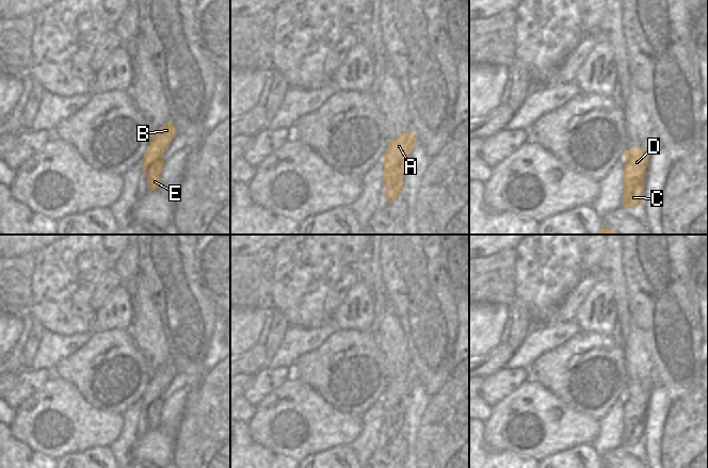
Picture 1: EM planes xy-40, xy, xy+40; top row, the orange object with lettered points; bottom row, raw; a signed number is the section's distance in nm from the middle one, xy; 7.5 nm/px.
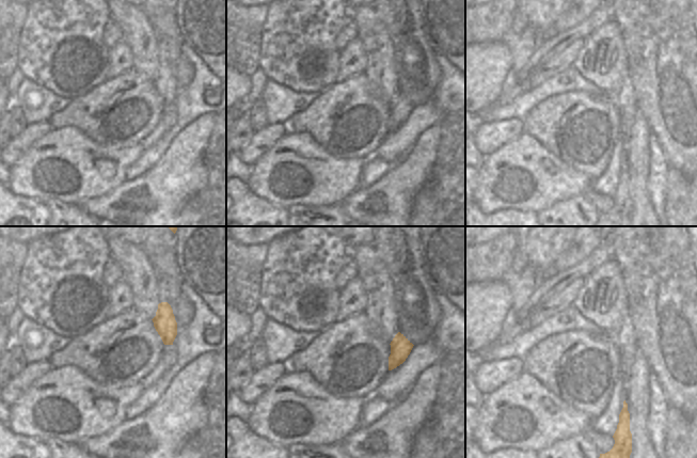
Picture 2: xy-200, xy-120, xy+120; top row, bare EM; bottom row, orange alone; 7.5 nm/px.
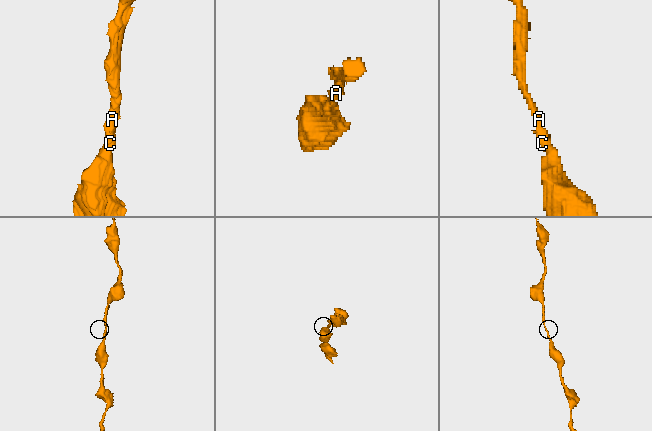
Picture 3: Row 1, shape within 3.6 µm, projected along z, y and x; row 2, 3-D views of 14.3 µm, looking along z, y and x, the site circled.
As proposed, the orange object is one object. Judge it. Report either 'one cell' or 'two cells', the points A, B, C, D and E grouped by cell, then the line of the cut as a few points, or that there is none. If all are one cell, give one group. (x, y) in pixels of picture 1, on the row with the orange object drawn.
one cell | A B C D E | no cut

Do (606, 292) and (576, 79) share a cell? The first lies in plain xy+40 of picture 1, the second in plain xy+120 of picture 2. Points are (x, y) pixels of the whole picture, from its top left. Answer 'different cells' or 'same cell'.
different cells

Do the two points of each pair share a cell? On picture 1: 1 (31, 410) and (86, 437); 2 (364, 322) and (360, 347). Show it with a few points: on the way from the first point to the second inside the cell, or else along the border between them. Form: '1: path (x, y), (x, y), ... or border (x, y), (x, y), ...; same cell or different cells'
1: path (45, 408), (49, 407), (65, 423), (73, 425); same cell
2: border (338, 328), (356, 328), (370, 332); different cells

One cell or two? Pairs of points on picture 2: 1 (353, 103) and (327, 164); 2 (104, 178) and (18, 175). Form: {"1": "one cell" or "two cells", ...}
{"1": "two cells", "2": "one cell"}

